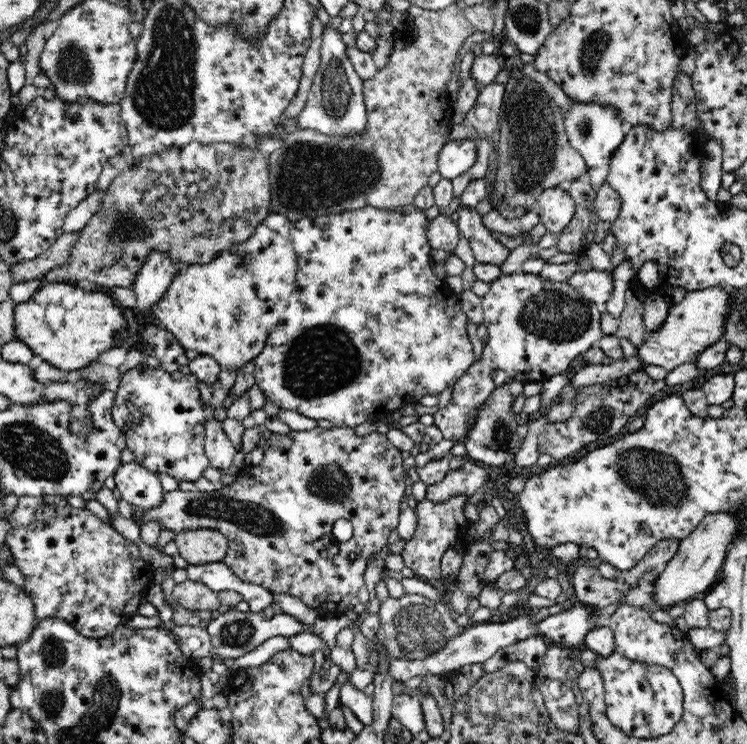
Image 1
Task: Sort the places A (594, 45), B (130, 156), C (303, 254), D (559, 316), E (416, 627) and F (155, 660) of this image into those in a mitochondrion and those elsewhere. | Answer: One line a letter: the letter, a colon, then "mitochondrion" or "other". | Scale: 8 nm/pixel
A: mitochondrion
B: other
C: other
D: mitochondrion
E: mitochondrion
F: other

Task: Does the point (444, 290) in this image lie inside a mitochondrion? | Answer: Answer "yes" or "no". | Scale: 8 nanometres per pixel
no

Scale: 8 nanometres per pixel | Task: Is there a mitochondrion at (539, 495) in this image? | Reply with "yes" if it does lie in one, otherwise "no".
no

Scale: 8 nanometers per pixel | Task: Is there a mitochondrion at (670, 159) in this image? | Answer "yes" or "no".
no

